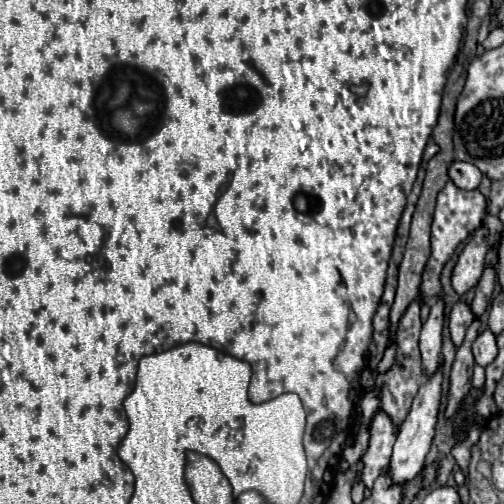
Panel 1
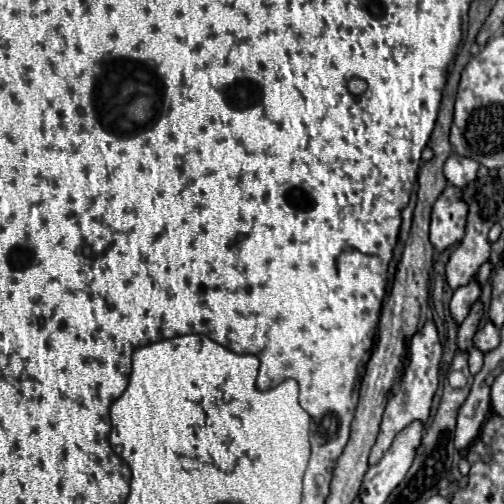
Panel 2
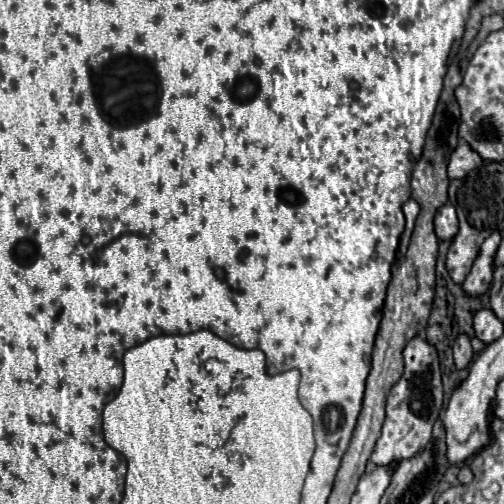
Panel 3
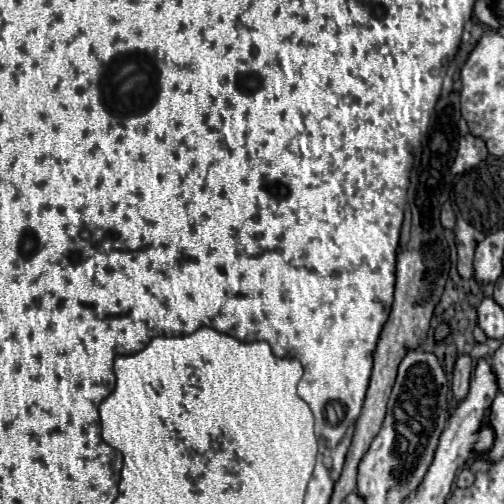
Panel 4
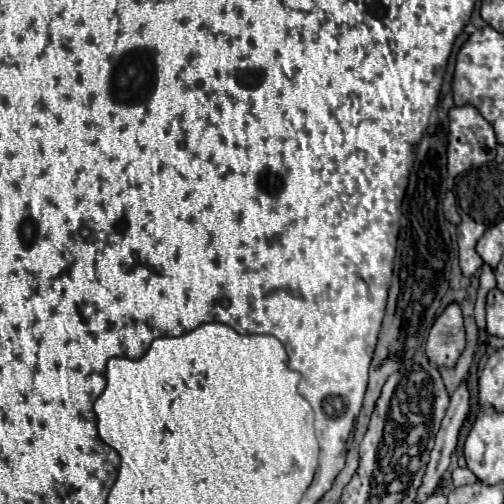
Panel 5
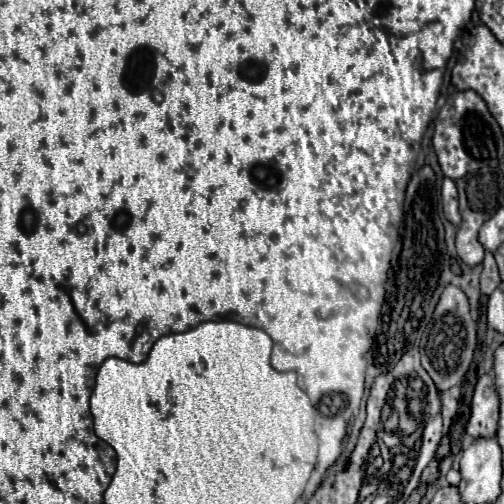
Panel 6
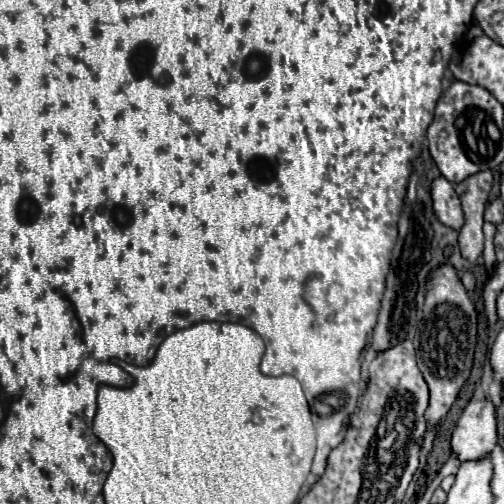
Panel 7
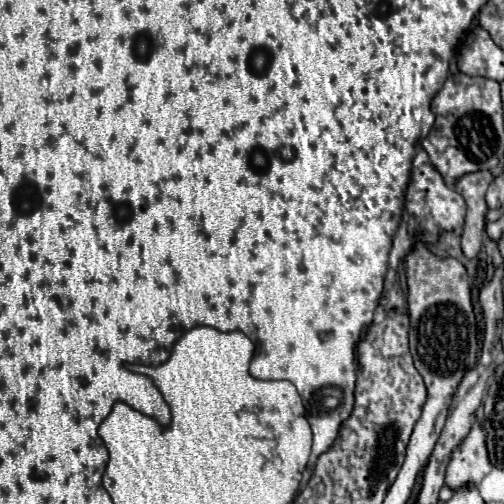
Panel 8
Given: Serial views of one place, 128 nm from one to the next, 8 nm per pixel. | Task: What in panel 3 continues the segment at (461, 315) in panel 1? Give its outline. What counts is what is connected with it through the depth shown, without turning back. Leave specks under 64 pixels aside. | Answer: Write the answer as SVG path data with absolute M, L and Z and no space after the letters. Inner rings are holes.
M492 232L484 240L484 244L480 248L480 256L476 258L476 264L472 266L468 278L462 284L462 290L468 296L474 298L474 296L480 296L488 290L488 286L492 282L492 272L494 272L494 254L500 246L500 240L502 240L502 236L498 232Z

